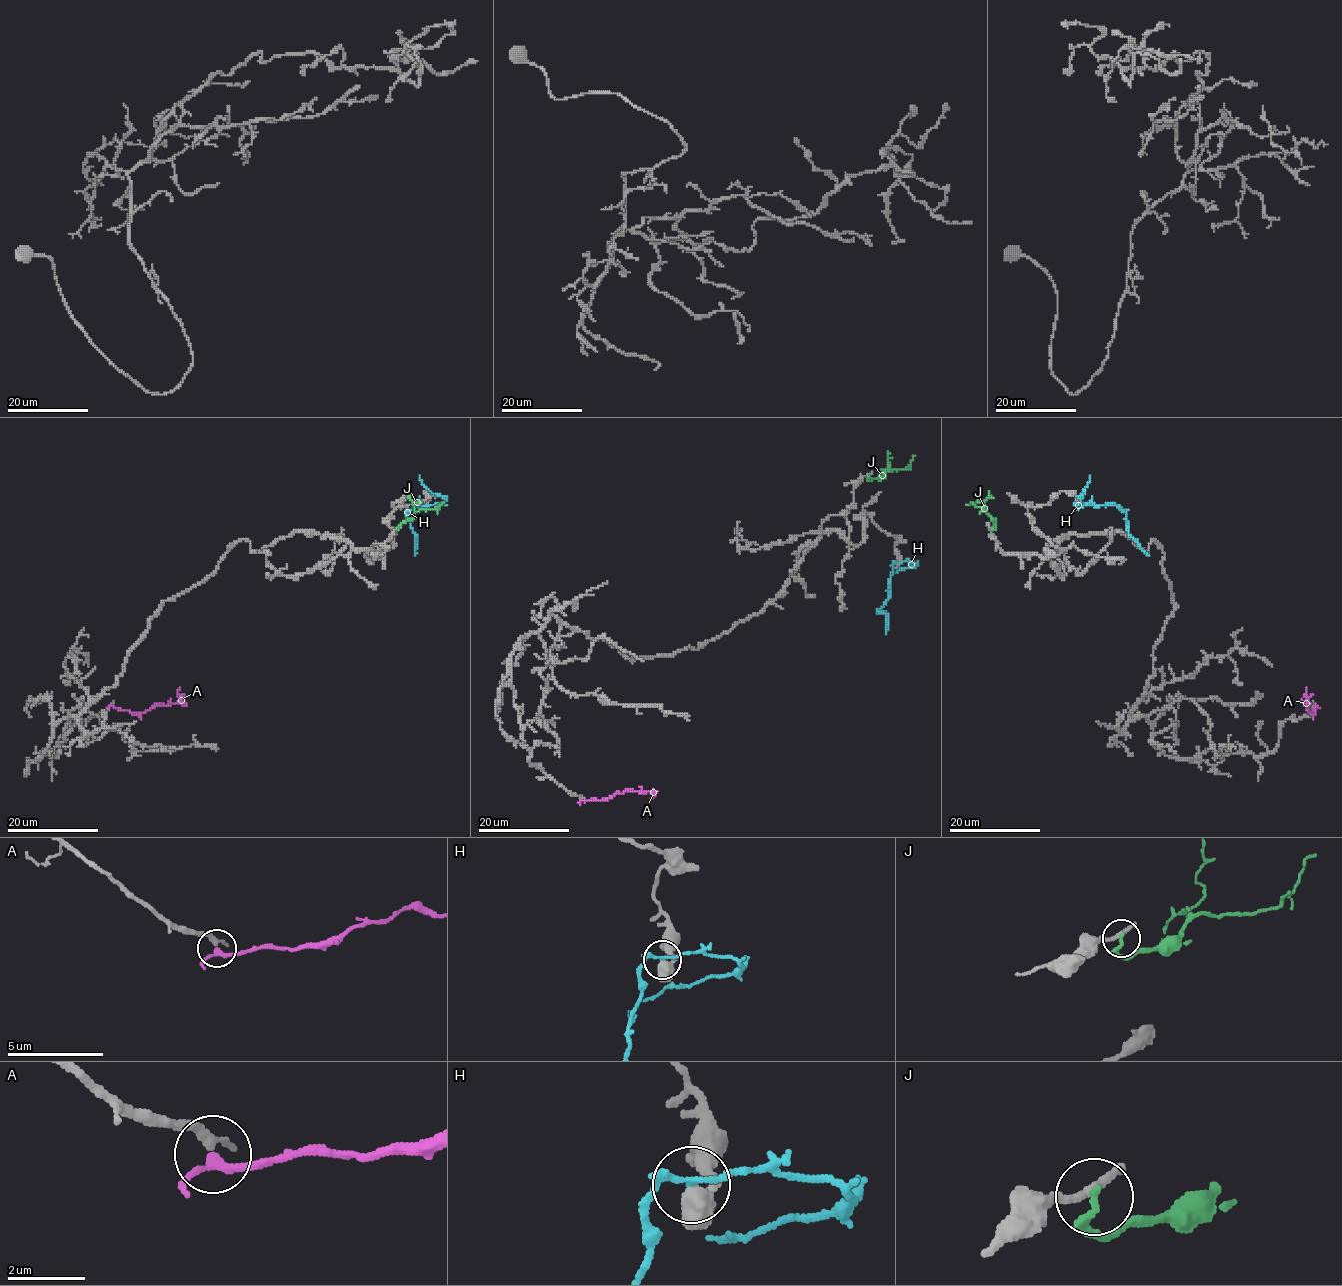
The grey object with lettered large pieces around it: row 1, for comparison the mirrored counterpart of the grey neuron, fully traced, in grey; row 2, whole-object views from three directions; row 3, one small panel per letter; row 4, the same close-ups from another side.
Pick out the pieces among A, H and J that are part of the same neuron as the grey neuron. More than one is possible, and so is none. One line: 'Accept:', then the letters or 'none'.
Accept: A

